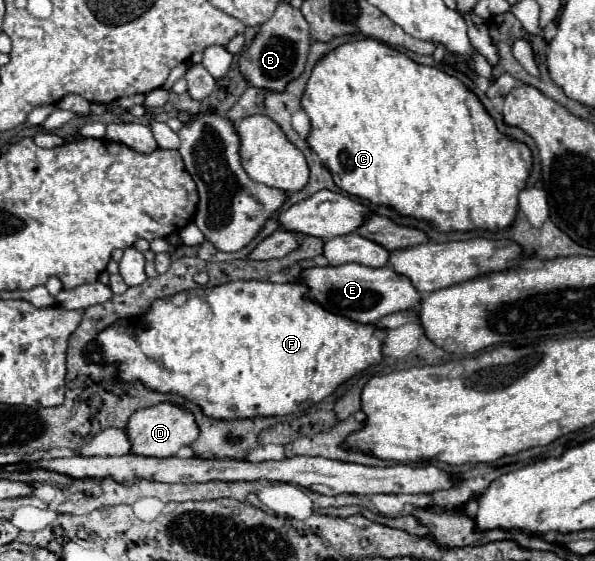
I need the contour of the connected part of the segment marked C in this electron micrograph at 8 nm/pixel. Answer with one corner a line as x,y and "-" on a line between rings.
375,38
347,42
311,70
301,106
311,120
307,144
327,164
335,184
363,200
395,208
403,216
431,222
437,230
501,230
517,212
517,194
531,170
531,150
501,134
481,100
455,76
413,62
405,52

